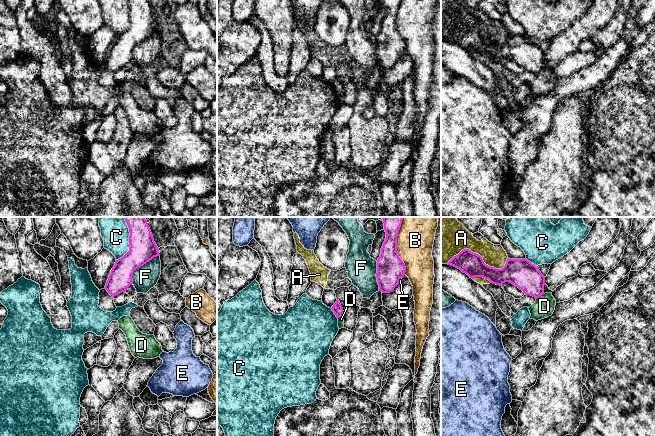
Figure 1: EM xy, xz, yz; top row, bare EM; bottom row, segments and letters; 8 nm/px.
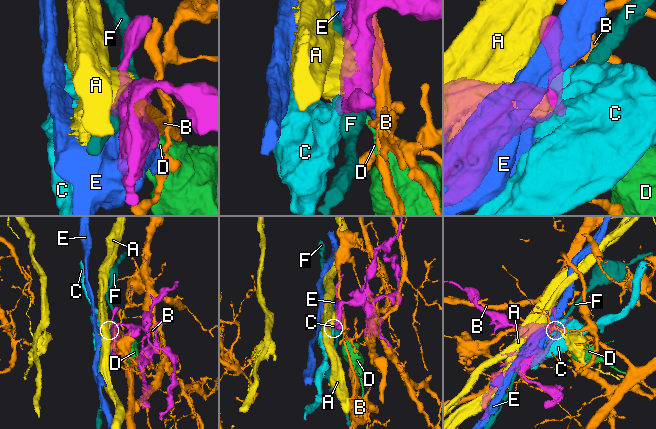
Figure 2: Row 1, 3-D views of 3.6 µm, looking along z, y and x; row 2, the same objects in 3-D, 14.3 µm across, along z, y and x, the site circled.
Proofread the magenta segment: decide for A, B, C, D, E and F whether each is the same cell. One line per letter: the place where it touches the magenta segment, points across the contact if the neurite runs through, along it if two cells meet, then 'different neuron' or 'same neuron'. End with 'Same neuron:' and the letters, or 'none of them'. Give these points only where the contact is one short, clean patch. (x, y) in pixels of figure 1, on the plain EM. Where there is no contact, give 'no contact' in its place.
A: meets magenta in yz at (479, 31); different neuron
B: meets magenta in xz at (396, 25); different neuron
C: meets magenta in xy at (129, 19); different neuron
D: meets magenta in yz at (539, 72); border along yz (543, 69), (536, 75); different neuron
E: meets magenta in xz at (399, 55); different neuron
F: meets magenta in xy at (141, 41); different neuron
Same neuron: none of them

